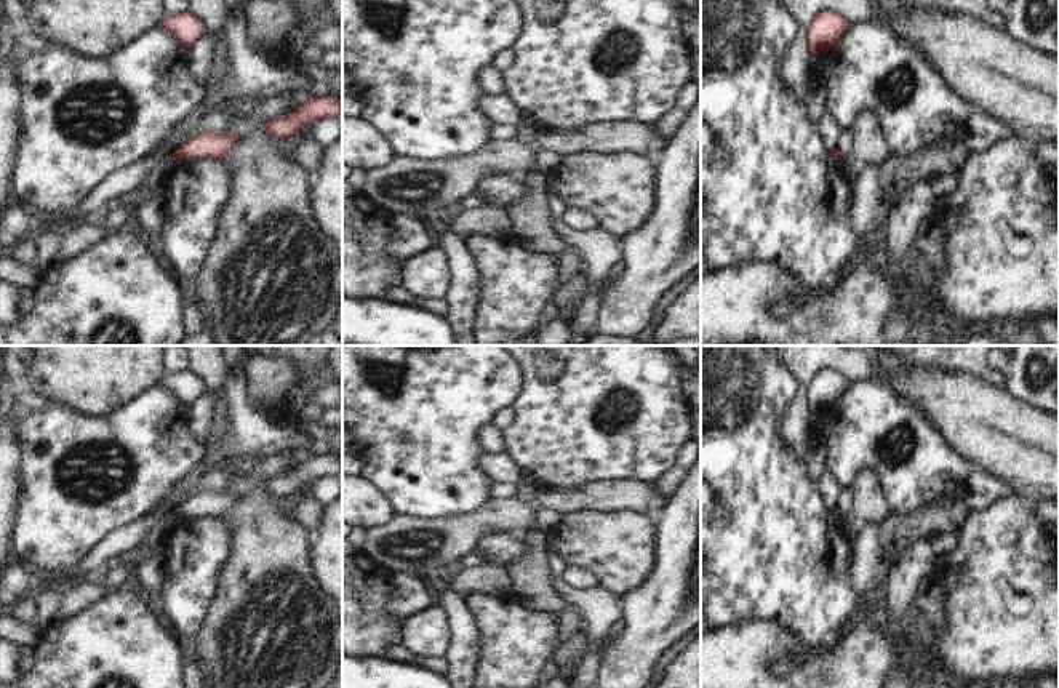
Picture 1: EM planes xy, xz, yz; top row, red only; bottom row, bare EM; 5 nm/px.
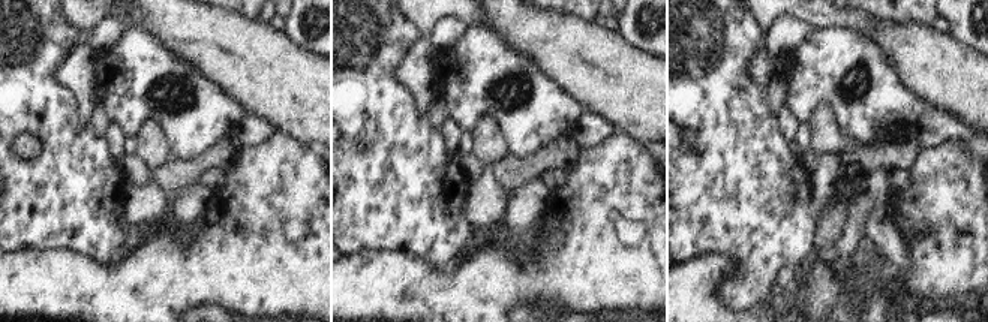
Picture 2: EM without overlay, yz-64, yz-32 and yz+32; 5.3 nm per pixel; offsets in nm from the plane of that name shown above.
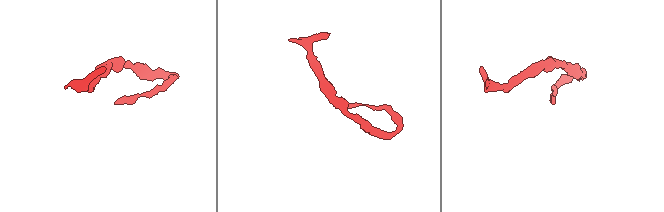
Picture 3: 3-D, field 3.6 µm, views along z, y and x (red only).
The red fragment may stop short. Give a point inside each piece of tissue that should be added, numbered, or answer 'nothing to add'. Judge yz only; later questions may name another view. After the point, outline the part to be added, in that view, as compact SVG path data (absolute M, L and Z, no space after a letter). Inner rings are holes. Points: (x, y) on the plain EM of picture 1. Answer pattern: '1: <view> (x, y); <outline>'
nothing to add

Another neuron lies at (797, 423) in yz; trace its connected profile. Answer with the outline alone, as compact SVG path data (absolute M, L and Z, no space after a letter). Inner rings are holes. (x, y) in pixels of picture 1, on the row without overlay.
M777 346L777 350L800 386L782 418L781 435L805 459L813 443L814 414L808 408L808 384L814 374L832 366L849 382L867 382L877 381L877 368L864 347Z

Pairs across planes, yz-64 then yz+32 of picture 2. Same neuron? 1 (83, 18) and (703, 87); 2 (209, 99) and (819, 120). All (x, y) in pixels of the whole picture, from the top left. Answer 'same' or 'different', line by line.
1: different
2: different

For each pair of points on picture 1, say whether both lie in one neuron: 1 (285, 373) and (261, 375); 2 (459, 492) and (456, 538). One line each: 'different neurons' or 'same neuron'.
1: same neuron
2: different neurons

